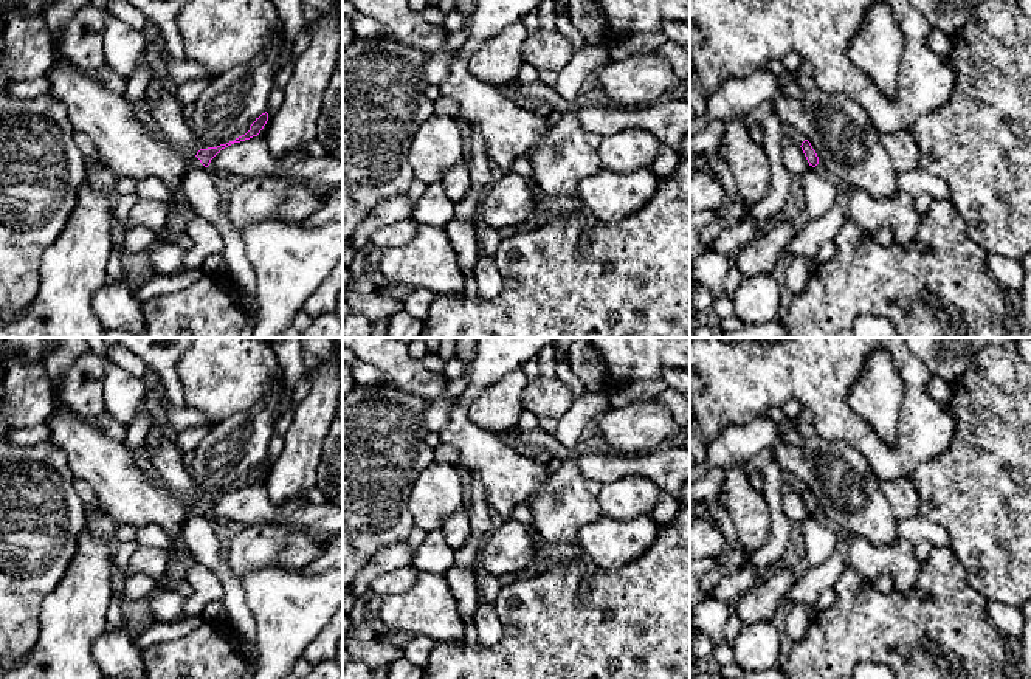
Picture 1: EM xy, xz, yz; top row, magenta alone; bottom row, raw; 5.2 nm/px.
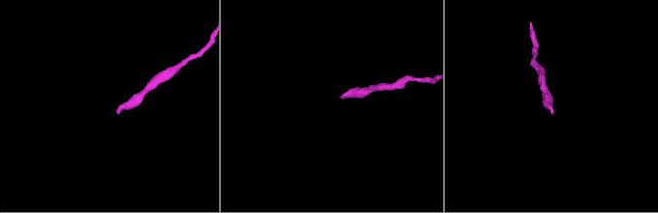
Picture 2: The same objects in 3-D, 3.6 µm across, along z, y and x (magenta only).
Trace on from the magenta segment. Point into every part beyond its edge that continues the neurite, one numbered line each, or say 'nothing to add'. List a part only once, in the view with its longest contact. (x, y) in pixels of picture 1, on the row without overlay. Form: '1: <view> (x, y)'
1: xy (129, 496)

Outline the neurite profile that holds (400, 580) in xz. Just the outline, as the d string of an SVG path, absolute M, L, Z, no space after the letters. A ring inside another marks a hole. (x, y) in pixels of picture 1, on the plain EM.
M412 564L402 567L392 574L384 574L375 578L371 583L369 591L381 597L406 592L411 586L414 586L417 574L419 570Z

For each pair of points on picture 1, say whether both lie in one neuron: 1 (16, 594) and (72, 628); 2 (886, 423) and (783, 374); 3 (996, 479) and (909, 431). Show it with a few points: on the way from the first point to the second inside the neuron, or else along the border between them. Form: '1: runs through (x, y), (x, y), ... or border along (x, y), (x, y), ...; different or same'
1: border along (61, 579), (42, 602), (41, 636), (36, 644); different
2: border along (861, 372), (847, 396), (847, 403), (876, 433); different
3: border along (952, 414), (955, 434), (951, 444), (912, 470); different

